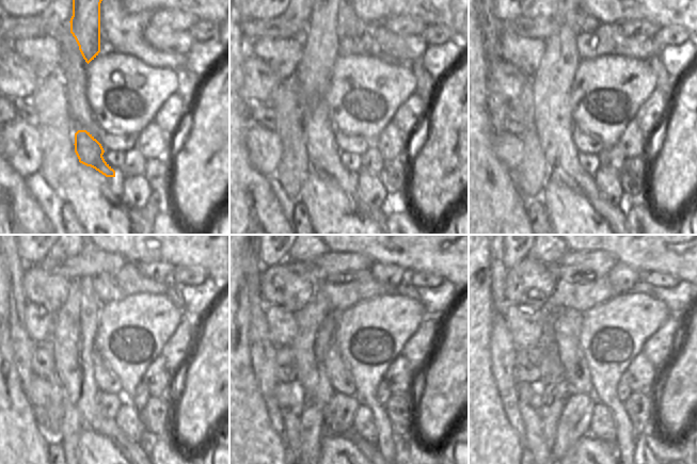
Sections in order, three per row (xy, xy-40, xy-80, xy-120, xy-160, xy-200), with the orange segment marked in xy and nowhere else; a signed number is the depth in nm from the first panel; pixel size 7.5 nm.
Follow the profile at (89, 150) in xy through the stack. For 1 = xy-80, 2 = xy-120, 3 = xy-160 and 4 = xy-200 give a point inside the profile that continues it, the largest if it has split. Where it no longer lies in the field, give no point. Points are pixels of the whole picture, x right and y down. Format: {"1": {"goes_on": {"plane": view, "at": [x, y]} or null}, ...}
{"1": {"goes_on": {"plane": "xy-80", "at": [551, 84]}}, "2": {"goes_on": {"plane": "xy-120", "at": [73, 338]}}, "3": {"goes_on": {"plane": "xy-160", "at": [316, 323]}}, "4": {"goes_on": {"plane": "xy-200", "at": [551, 370]}}}

